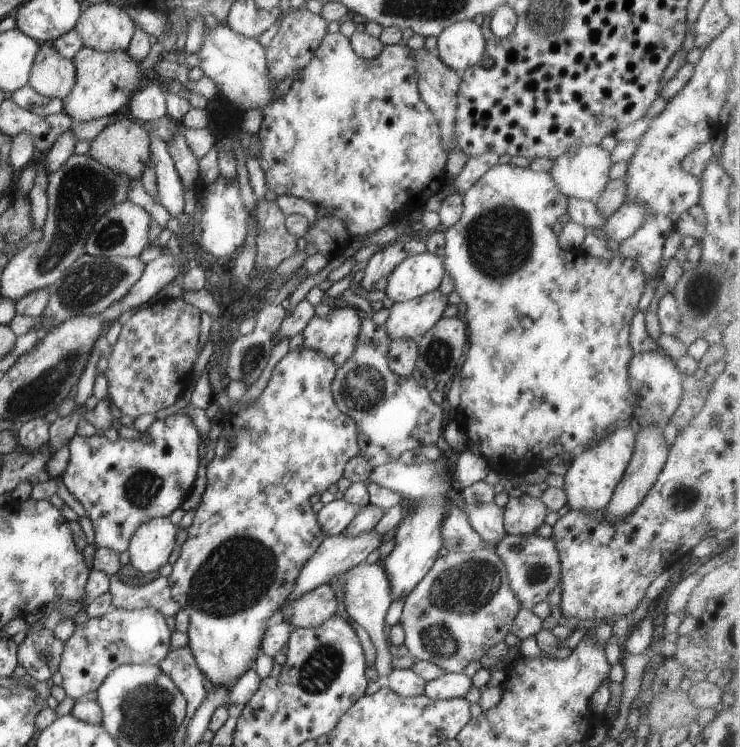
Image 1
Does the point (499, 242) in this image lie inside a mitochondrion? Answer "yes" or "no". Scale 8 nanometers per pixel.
yes

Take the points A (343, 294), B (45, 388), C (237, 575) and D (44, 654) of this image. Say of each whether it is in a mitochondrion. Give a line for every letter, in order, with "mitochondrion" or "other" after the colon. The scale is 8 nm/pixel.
A: other
B: mitochondrion
C: mitochondrion
D: mitochondrion

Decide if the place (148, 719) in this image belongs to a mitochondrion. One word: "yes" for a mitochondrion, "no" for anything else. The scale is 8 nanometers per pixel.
yes

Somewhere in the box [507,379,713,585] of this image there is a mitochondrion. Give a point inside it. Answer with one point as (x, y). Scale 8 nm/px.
(681, 498)

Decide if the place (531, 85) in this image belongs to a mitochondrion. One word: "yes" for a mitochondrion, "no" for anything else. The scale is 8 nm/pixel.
no

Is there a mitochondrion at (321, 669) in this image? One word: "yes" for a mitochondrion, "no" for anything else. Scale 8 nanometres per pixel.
yes

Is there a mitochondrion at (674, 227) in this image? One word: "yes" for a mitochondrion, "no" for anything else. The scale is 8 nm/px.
no

